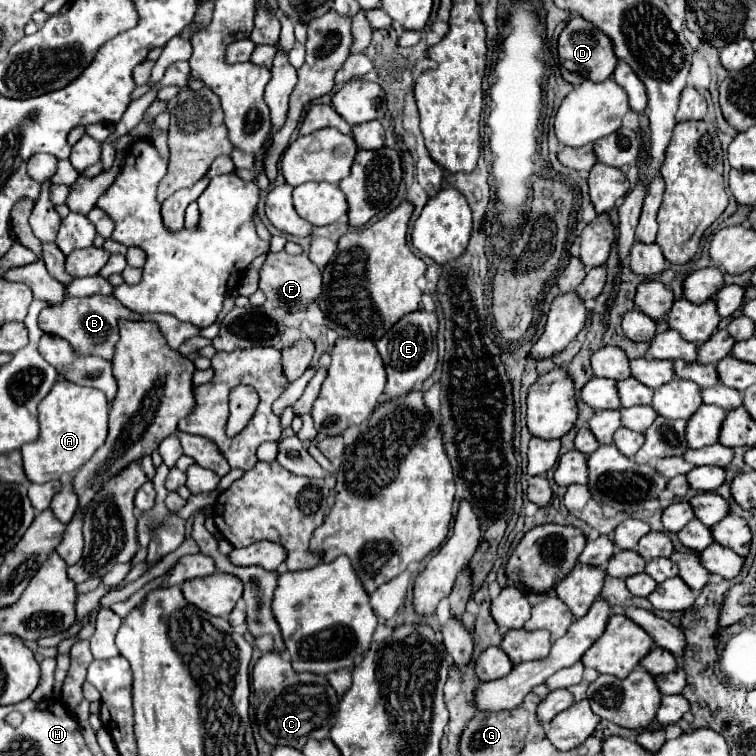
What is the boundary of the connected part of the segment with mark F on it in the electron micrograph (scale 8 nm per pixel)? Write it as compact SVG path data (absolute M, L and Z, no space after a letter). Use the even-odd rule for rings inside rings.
M284 250L278 254L272 254L266 258L262 270L260 270L260 290L266 294L268 302L284 312L300 312L306 310L306 306L320 298L322 292L322 274L320 270L310 262L306 254L290 256Z

